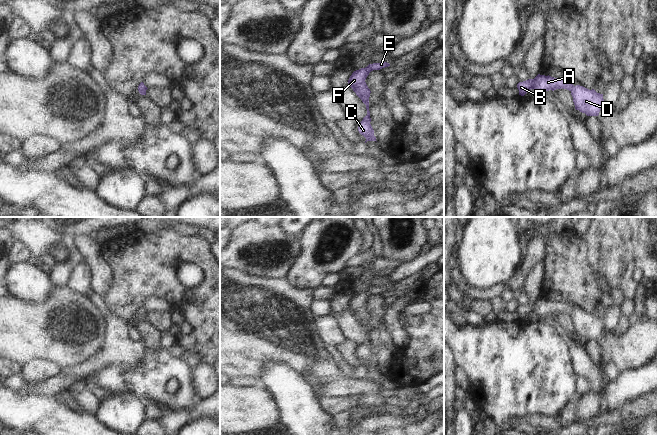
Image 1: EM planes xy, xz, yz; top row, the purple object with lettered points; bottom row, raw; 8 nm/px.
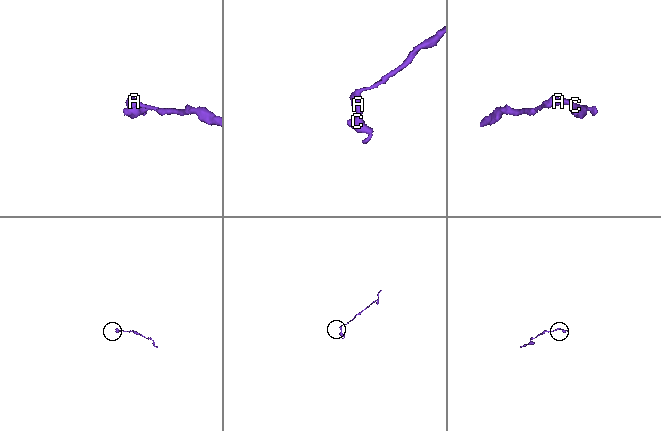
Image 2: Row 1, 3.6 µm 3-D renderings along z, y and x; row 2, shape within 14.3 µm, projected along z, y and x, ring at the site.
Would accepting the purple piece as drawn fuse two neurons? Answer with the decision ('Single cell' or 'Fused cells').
Single cell

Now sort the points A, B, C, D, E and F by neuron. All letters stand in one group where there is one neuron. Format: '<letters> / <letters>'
A B C D E F

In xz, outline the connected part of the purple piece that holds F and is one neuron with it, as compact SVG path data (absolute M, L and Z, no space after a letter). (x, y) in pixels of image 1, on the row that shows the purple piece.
M387 62L369 64L365 68L361 68L359 70L354 71L348 80L348 86L350 86L353 89L356 95L366 105L367 115L358 125L359 133L366 138L365 143L367 141L376 141L376 137L374 136L374 130L370 124L371 118L369 111L369 97L371 91L368 88L365 80L371 71L380 70L388 66L390 66L390 64Z

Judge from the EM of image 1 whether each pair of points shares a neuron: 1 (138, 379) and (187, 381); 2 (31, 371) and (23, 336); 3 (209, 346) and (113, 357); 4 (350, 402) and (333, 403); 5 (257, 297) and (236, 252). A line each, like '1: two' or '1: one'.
1: one
2: two
3: two
4: one
5: two

